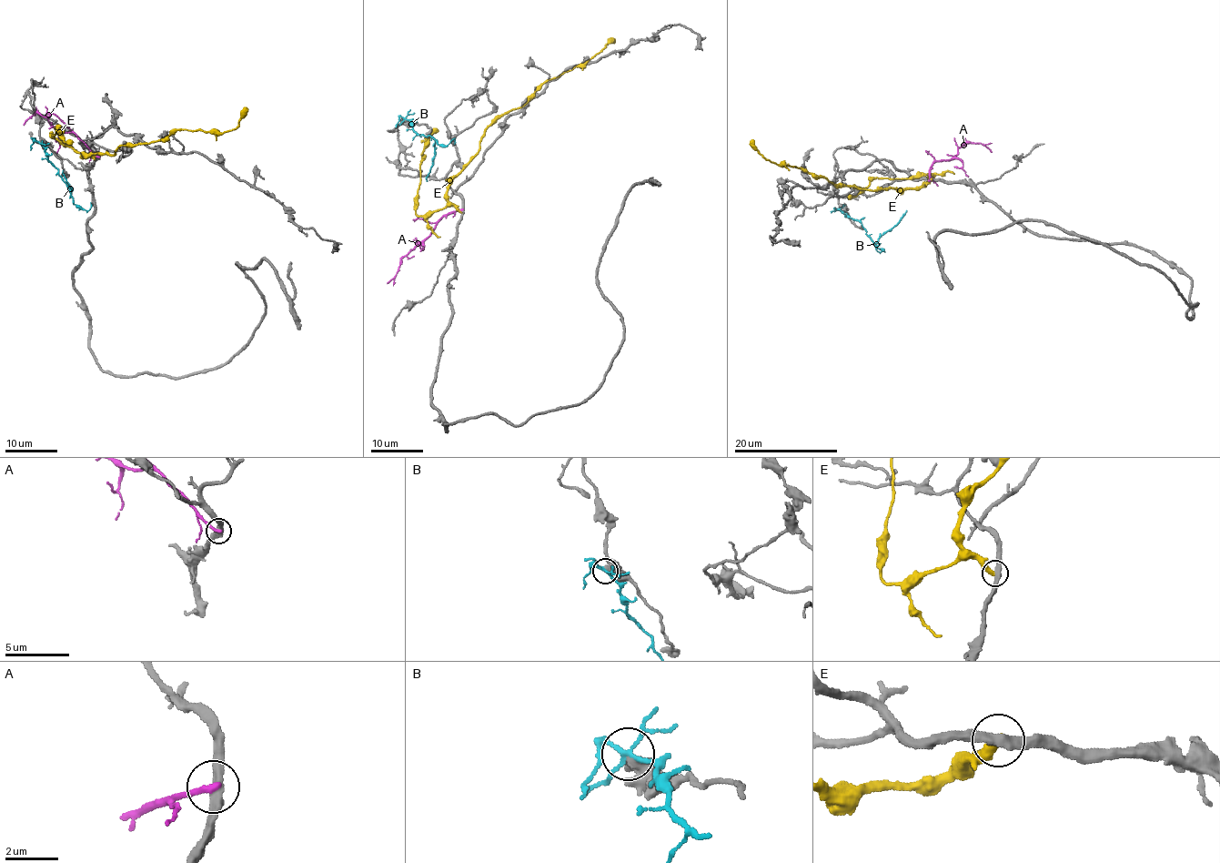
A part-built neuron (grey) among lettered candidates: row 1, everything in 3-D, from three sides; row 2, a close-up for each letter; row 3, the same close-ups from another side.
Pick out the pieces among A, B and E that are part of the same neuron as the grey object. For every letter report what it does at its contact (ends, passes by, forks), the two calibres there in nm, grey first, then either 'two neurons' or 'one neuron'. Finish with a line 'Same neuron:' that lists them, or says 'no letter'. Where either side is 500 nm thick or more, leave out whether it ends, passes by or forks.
A: it ends | 400/280 nm | two neurons
B: it forks | 400/150 nm | two neurons
E: it ends | 400/360 nm | two neurons
Same neuron: no letter

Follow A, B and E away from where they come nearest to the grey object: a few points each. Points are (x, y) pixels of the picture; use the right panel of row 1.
A: (929, 181), (931, 165), (937, 161), (949, 159), (957, 154), (957, 149), (966, 144), (984, 145), (991, 152)
B: (839, 208), (861, 223), (874, 243), (898, 222), (906, 210)
E: (932, 179), (922, 187), (861, 189), (841, 183), (839, 185), (794, 166), (766, 160), (751, 139)

